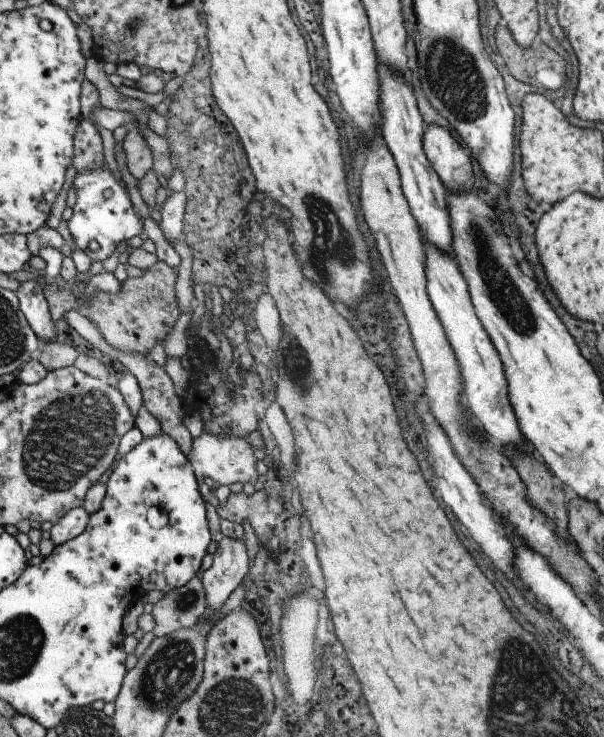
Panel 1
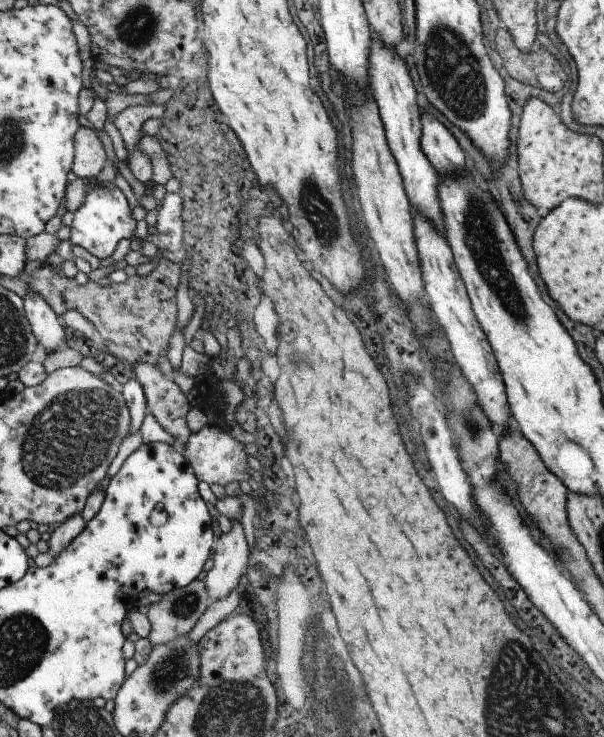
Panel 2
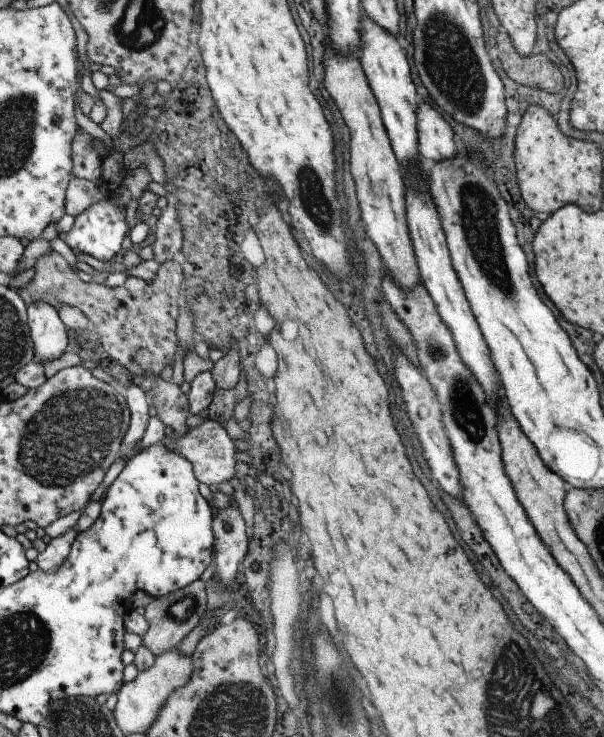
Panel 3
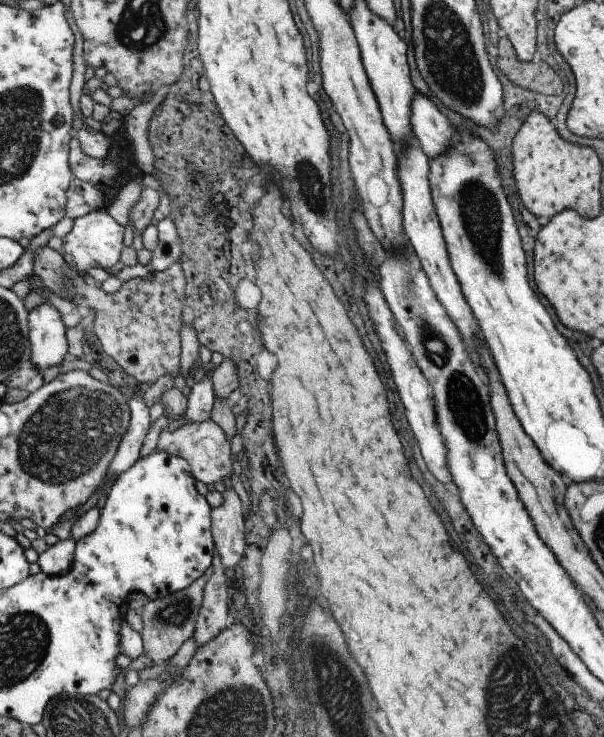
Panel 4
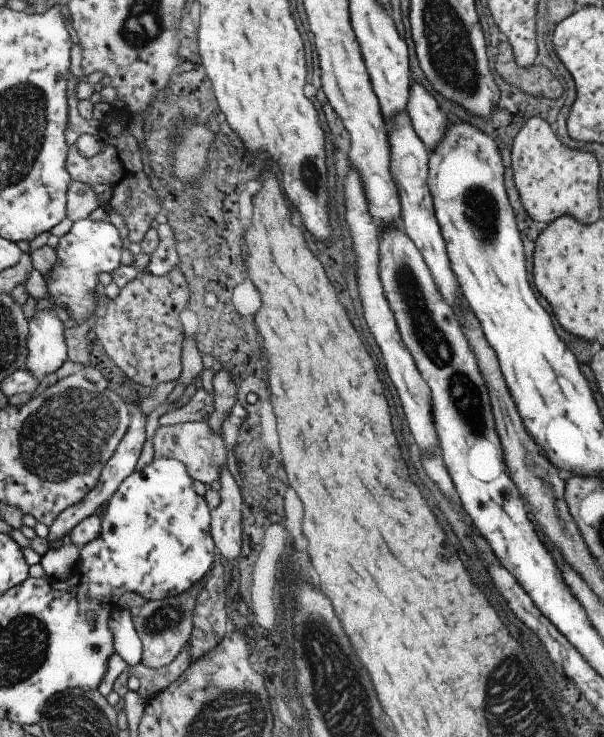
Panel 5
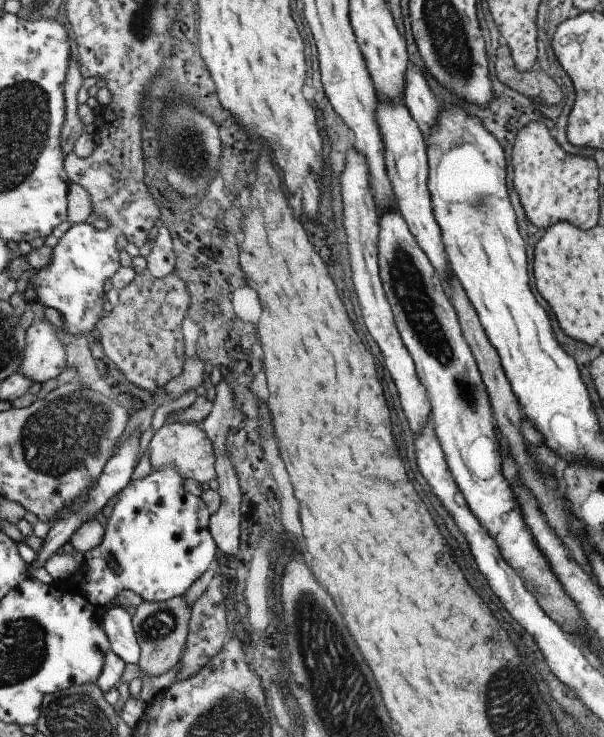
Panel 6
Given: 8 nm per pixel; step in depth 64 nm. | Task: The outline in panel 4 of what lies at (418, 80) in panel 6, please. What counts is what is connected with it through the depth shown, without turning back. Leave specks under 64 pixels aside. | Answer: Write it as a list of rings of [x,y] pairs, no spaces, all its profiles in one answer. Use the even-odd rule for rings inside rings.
[[[416,90],[410,103],[410,126],[415,142],[428,160],[445,154],[453,129],[434,106],[435,101]]]

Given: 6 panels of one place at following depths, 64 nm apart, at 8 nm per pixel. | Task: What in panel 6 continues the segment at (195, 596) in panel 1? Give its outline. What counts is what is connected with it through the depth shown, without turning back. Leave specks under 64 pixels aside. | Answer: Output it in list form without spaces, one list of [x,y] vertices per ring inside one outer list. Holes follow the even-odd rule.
[[[175,596],[167,601],[143,601],[131,610],[133,631],[140,647],[137,666],[145,676],[159,676],[180,660],[184,651],[190,610],[191,606],[185,602],[183,596]]]

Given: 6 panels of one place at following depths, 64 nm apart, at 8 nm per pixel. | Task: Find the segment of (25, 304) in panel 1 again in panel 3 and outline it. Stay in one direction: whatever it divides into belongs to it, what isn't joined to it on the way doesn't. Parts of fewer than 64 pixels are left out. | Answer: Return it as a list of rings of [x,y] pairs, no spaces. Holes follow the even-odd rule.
[[[37,301],[26,307],[26,321],[32,342],[32,354],[43,364],[54,361],[68,348],[66,326],[50,304]]]

